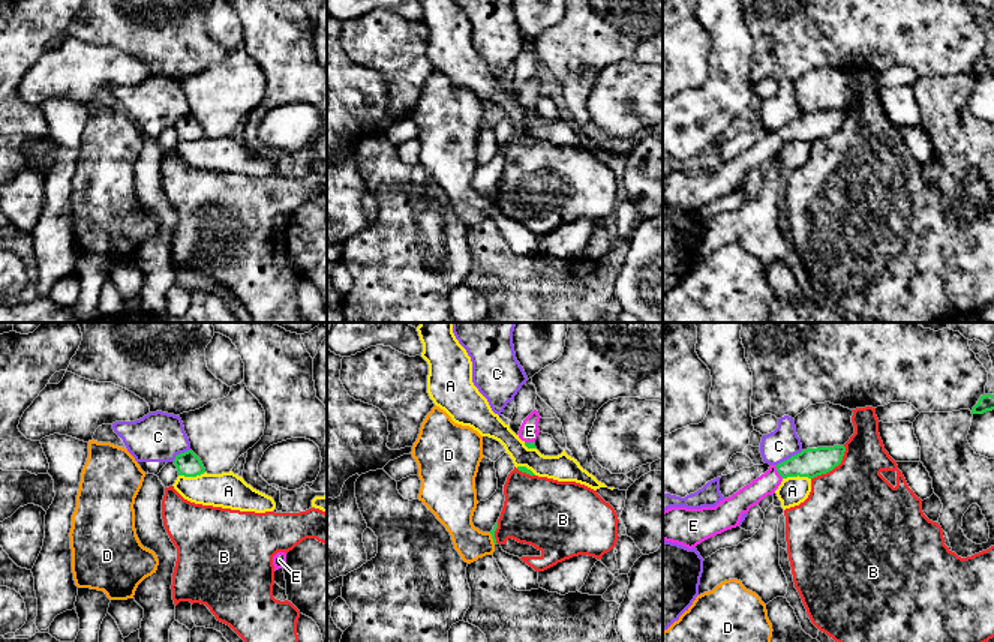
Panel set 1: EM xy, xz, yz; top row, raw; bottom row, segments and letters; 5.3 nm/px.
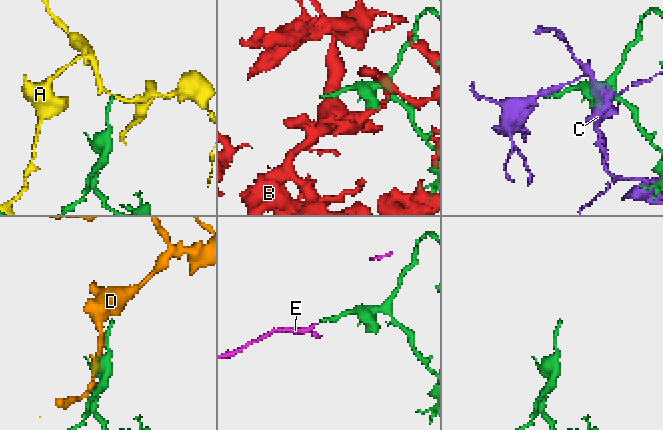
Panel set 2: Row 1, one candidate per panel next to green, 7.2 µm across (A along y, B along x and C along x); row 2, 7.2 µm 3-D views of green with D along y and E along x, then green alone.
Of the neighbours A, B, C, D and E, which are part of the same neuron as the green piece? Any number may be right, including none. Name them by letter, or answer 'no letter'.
E

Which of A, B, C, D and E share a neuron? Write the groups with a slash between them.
A / B / C / D / E

